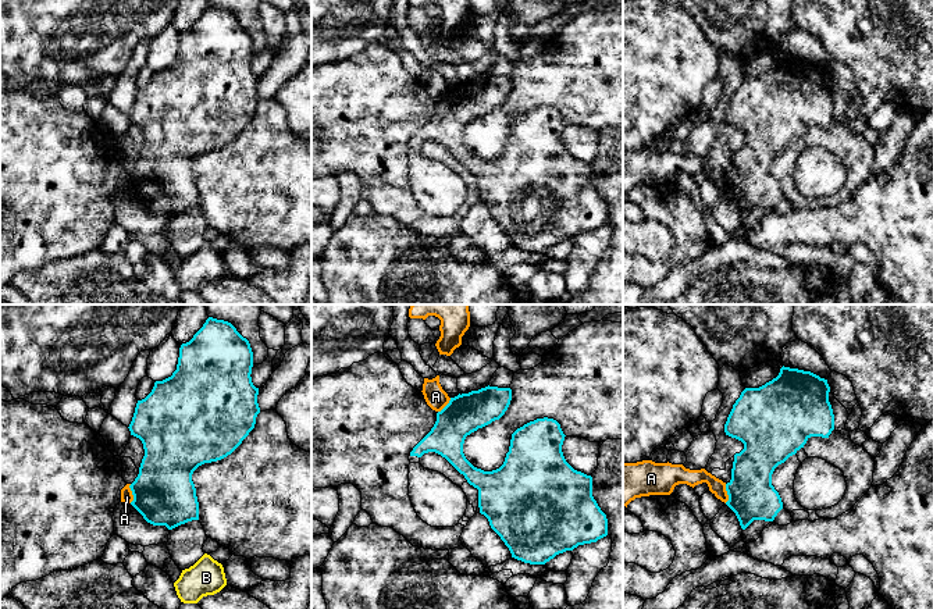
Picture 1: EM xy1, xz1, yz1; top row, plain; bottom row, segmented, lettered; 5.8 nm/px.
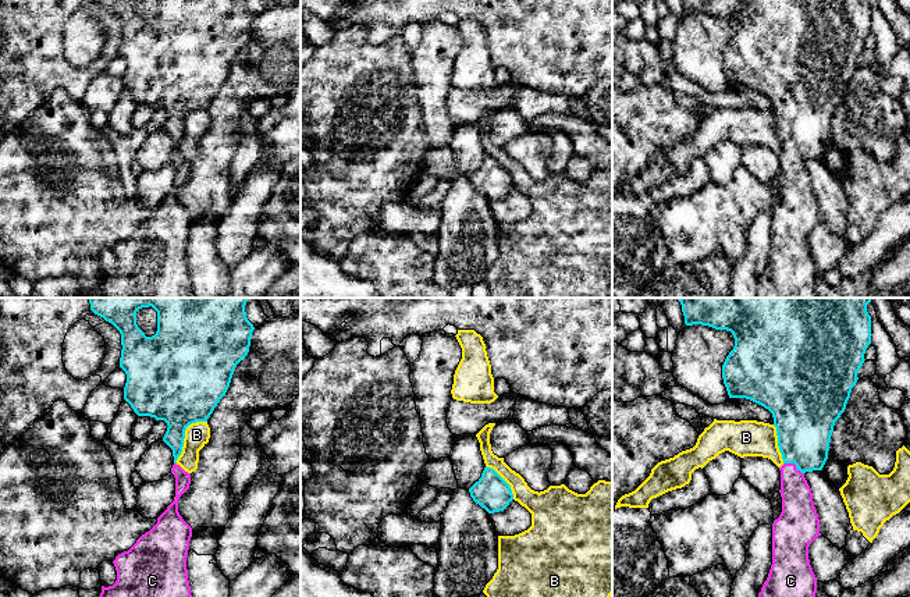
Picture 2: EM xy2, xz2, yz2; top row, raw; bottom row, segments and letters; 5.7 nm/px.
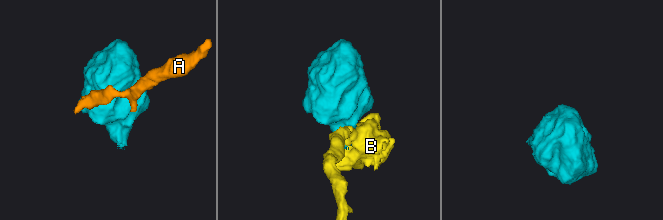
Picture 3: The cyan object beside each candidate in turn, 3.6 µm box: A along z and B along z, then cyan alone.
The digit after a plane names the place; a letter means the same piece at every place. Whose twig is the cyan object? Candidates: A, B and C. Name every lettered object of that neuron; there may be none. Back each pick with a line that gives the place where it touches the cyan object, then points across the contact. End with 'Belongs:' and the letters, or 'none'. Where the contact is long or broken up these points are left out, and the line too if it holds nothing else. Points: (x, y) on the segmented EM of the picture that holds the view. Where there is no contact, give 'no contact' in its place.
C: meets cyan in yz2 at (795, 464); runs through yz2 (804, 422), (803, 450), (795, 464), (797, 507)
Belongs: C

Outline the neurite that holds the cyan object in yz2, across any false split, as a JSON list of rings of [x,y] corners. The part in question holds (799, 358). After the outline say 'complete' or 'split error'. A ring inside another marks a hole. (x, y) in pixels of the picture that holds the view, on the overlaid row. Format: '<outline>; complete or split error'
[[[678,298],[682,305],[686,326],[701,324],[715,330],[726,330],[732,333],[735,338],[735,347],[722,365],[722,379],[728,395],[729,398],[746,398],[764,406],[772,413],[774,426],[776,427],[778,447],[783,459],[783,465],[779,468],[782,512],[772,523],[772,565],[768,578],[764,582],[761,591],[758,593],[758,597],[815,597],[817,578],[810,565],[808,547],[818,536],[821,536],[821,533],[818,514],[813,501],[813,493],[804,477],[804,473],[822,470],[828,459],[829,443],[835,422],[845,412],[852,388],[859,380],[857,372],[863,366],[865,360],[865,349],[871,344],[871,316],[867,312],[867,305],[871,302],[871,299],[872,298]]]; split error

